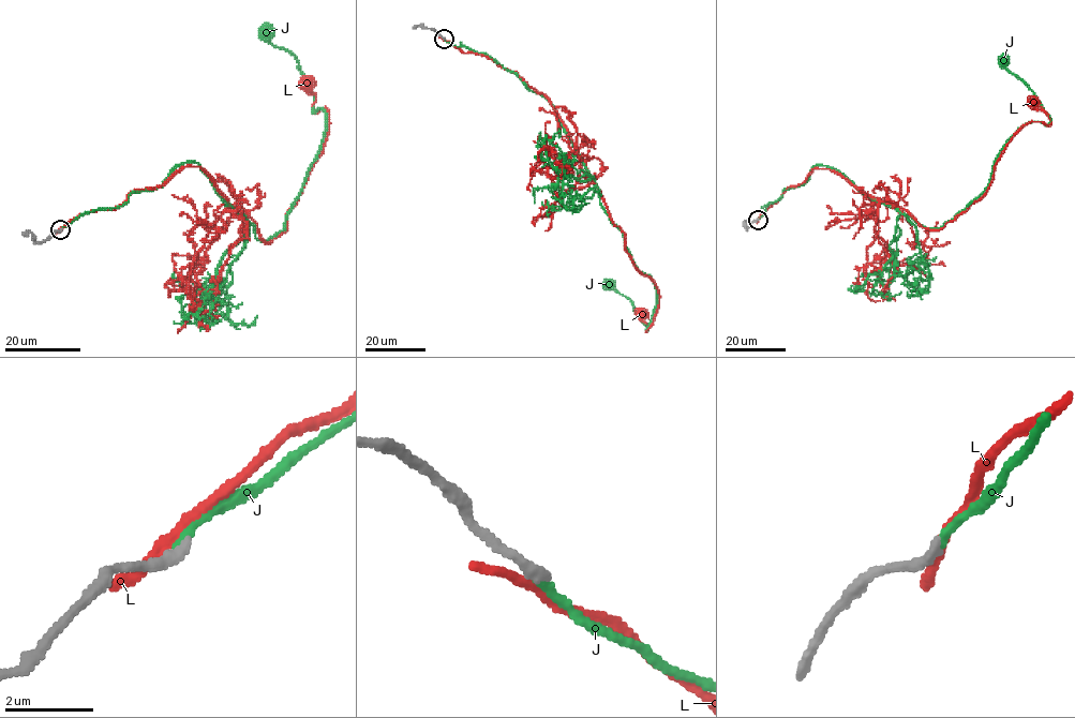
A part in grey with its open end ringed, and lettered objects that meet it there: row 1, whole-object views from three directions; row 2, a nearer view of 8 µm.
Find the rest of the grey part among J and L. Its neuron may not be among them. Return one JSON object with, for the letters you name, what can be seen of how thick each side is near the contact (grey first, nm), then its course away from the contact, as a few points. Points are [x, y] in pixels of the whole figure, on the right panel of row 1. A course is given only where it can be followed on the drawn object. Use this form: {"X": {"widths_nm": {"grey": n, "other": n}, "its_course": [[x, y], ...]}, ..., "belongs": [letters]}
{"J": {"widths_nm": {"grey": 240, "other": 180}, "its_course": [[758, 220], [824, 165], [925, 227], [940, 228], [984, 190], [1010, 137], [1025, 124], [1050, 121], [1004, 61]]}, "belongs": ["J"]}

